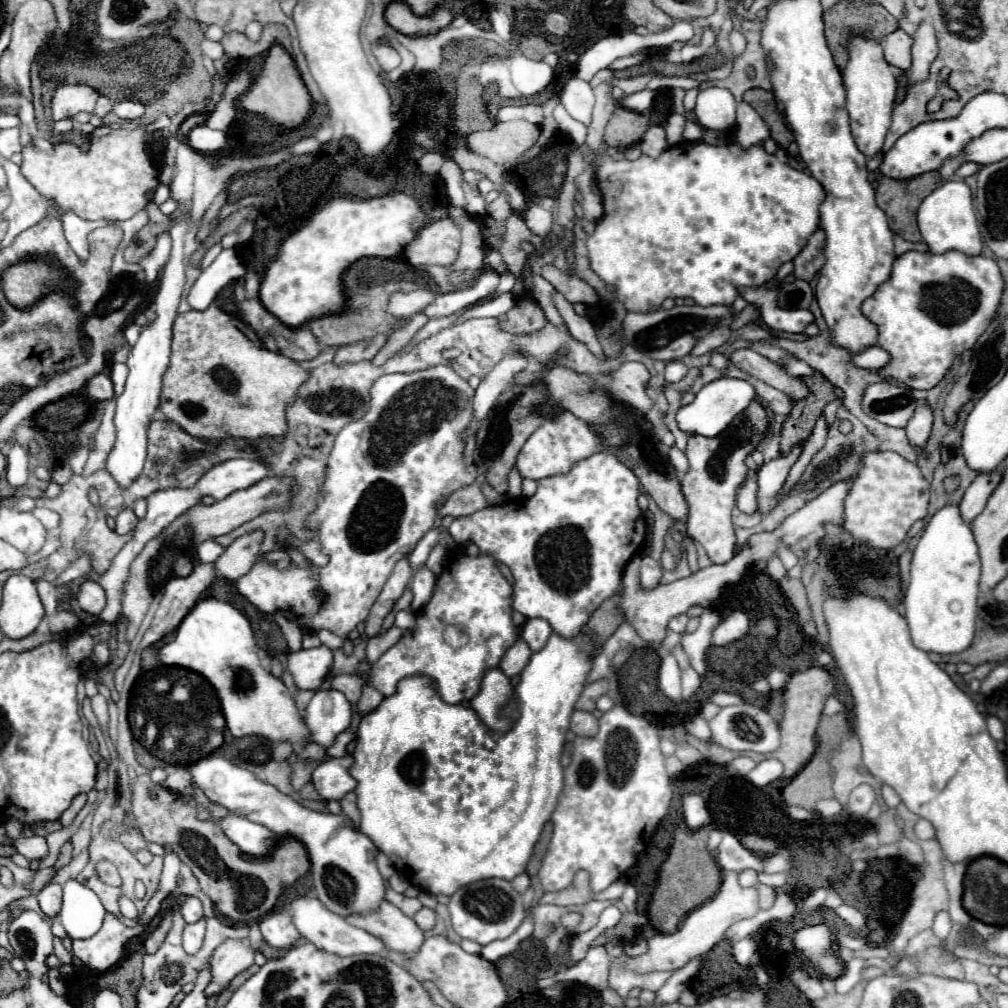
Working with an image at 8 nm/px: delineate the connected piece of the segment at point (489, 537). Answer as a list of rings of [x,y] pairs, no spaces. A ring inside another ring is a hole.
[[[599,452],[593,458],[587,458],[585,462],[577,462],[567,476],[551,476],[551,478],[537,480],[537,492],[531,498],[521,498],[521,502],[519,502],[519,498],[515,498],[515,500],[507,500],[503,506],[483,508],[483,510],[471,514],[471,516],[457,518],[447,530],[449,530],[449,534],[453,536],[455,542],[459,542],[459,544],[475,542],[483,554],[493,554],[499,562],[509,566],[513,578],[515,578],[515,584],[513,584],[513,610],[521,612],[525,618],[545,618],[551,624],[553,632],[569,638],[573,634],[581,632],[581,628],[587,624],[587,620],[593,614],[593,610],[603,600],[607,600],[609,596],[613,596],[617,592],[617,588],[621,586],[621,578],[623,578],[623,570],[625,570],[627,562],[633,558],[633,554],[641,548],[641,544],[645,540],[647,526],[645,526],[643,512],[641,512],[641,508],[637,504],[637,496],[639,496],[639,480],[633,474],[633,470],[627,464],[623,464],[617,458],[617,454],[613,454],[613,452]]]

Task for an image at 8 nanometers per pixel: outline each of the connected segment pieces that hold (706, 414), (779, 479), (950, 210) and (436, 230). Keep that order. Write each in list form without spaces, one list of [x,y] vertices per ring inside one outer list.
[[[719,378],[711,384],[707,384],[705,388],[701,388],[701,392],[695,396],[695,400],[687,406],[683,406],[677,412],[677,422],[679,428],[687,434],[701,434],[701,436],[719,436],[721,432],[725,432],[729,428],[729,424],[747,410],[747,406],[753,402],[755,398],[755,388],[745,382],[745,380],[735,380],[735,378]]]
[[[797,444],[789,450],[789,454],[779,456],[779,458],[761,466],[759,492],[757,492],[757,502],[759,502],[761,514],[767,514],[777,506],[779,490],[783,488],[783,482],[787,480],[787,474],[791,470],[791,466],[797,462],[801,450],[803,450],[803,444]]]
[[[947,180],[945,184],[941,184],[941,188],[931,192],[919,206],[917,224],[923,240],[929,244],[929,252],[933,254],[943,254],[949,250],[959,250],[969,256],[981,254],[983,242],[973,208],[973,196],[971,188],[963,180]]]
[[[439,220],[417,232],[413,244],[405,248],[405,256],[413,266],[449,266],[457,258],[459,238],[461,234],[451,220]]]

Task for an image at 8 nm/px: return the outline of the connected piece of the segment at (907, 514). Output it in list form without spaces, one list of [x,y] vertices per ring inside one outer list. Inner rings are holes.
[[[871,452],[855,474],[855,484],[845,500],[843,528],[863,544],[877,550],[893,550],[907,538],[909,528],[927,516],[929,482],[915,462],[895,452]]]

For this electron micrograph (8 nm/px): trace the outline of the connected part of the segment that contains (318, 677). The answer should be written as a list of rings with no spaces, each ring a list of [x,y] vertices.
[[[327,646],[297,650],[289,654],[287,668],[299,690],[319,690],[333,664],[333,652]]]

